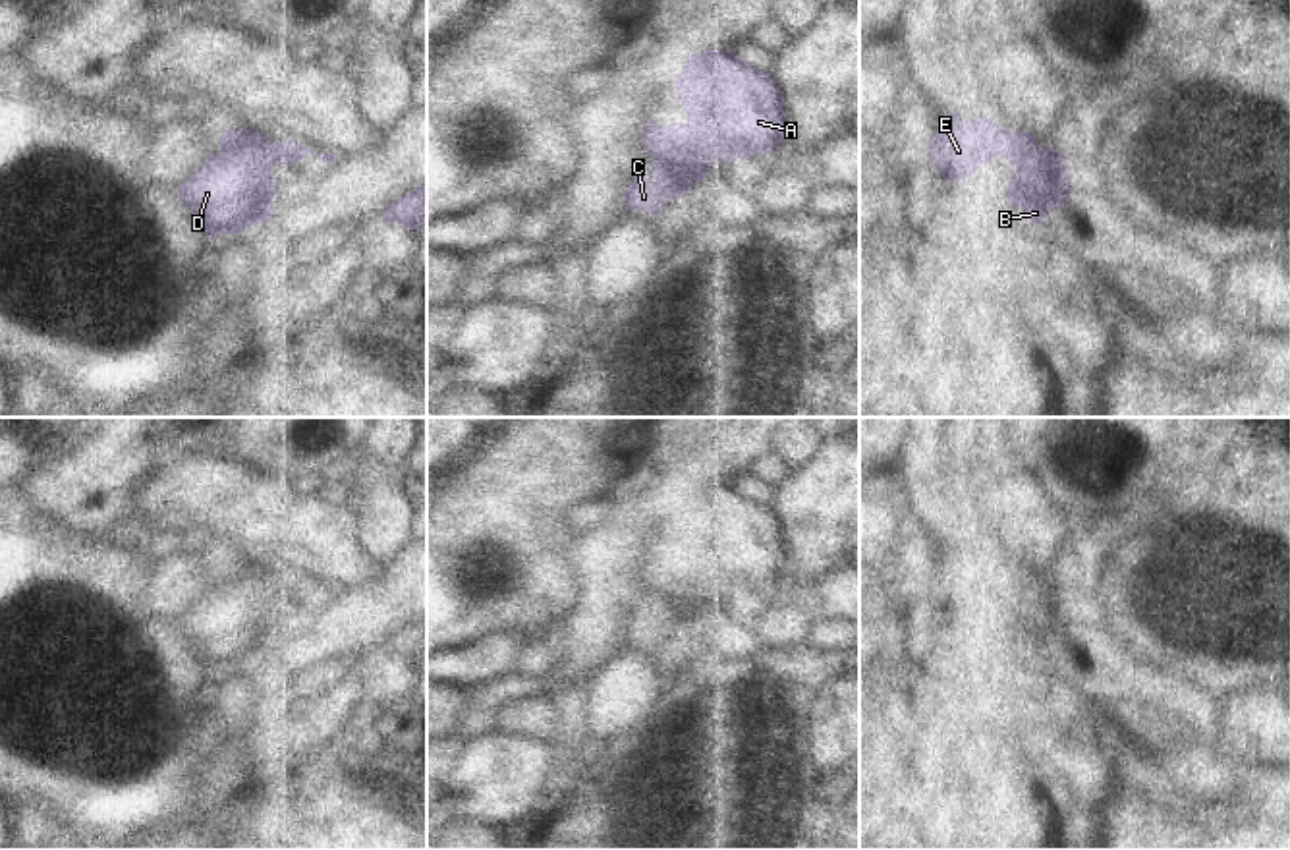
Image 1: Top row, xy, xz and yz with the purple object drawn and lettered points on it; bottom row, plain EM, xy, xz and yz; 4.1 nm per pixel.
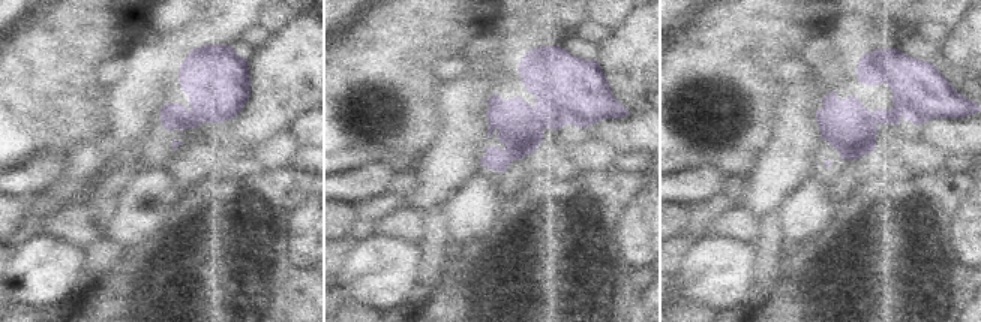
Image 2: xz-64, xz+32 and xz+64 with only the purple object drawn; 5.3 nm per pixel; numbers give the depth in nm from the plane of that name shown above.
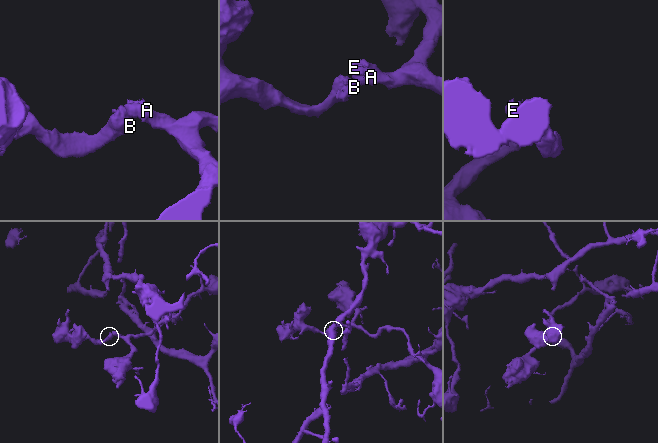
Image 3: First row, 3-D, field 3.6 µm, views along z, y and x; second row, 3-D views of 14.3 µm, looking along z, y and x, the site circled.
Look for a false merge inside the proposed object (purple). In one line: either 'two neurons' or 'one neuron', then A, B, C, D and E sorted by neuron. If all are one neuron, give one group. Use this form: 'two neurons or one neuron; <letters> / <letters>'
one neuron; A B C D E

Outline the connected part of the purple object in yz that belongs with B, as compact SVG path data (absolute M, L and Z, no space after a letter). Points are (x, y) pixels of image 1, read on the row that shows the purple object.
M960 112L952 126L929 137L929 156L944 180L964 180L993 156L1012 164L1008 203L1016 205L1029 224L1041 224L1051 209L1060 209L1070 195L1066 156L1056 147L1039 147L1031 133L998 128L989 118L968 122Z

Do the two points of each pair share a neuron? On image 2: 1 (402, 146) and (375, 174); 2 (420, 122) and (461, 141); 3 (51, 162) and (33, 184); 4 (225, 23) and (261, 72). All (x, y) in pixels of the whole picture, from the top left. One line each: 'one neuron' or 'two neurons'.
1: two neurons
2: two neurons
3: one neuron
4: two neurons

